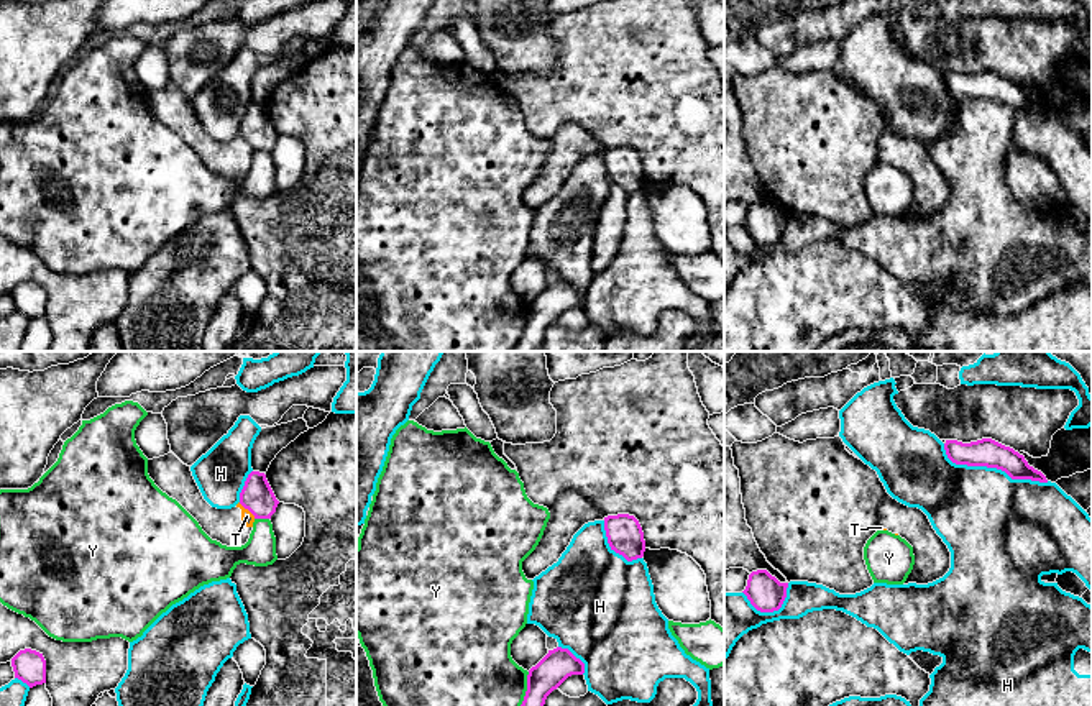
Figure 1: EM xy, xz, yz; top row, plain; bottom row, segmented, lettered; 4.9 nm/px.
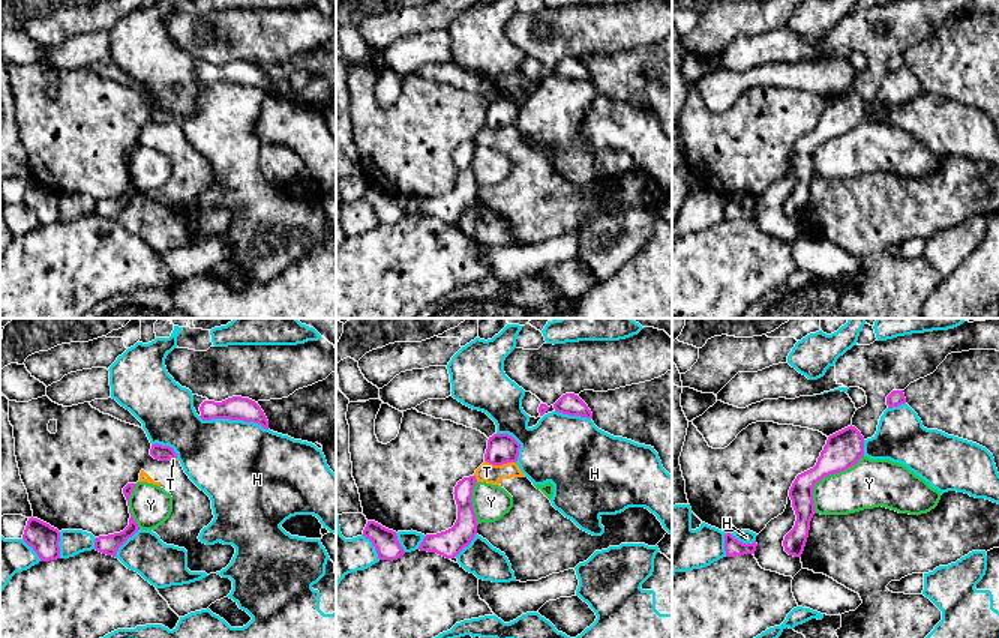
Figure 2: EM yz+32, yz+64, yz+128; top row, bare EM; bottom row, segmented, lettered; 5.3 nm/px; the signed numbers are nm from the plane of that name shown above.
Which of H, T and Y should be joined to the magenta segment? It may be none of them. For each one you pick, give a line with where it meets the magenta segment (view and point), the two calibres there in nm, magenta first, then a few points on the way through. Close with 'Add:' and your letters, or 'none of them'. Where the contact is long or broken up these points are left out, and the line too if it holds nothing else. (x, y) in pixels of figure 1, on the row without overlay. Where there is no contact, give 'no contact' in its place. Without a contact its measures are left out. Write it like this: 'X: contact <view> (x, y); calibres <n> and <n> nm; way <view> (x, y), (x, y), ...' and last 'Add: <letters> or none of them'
Add: none of them

